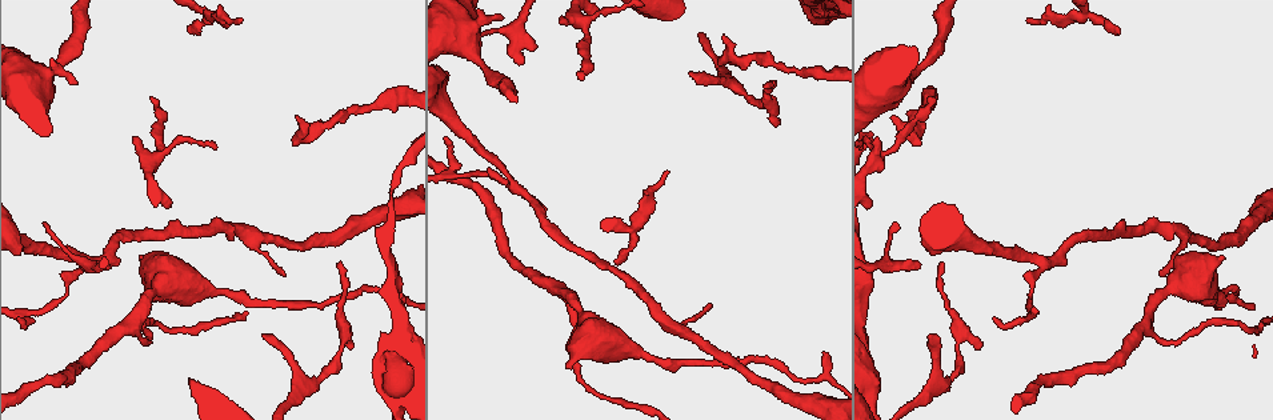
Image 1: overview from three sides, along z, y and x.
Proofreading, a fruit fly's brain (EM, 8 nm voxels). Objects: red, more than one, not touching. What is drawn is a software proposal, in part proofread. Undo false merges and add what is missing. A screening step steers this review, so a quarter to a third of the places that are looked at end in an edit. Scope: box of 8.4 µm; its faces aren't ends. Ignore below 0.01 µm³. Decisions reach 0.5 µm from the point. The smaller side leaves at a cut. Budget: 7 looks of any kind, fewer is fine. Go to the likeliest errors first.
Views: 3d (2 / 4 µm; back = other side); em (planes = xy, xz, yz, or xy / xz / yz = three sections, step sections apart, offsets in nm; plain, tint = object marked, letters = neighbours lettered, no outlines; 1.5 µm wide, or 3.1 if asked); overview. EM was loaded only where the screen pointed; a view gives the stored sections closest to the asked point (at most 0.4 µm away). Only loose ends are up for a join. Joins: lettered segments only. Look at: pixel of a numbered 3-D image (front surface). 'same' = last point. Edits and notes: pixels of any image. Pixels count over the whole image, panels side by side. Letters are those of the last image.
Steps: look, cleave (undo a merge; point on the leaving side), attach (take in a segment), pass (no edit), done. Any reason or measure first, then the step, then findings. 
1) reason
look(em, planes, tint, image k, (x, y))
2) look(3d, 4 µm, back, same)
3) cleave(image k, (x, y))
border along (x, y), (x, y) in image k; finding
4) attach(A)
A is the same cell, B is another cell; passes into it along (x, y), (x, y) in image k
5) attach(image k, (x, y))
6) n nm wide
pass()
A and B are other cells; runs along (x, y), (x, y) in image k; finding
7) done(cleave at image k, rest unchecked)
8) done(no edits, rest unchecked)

tapers out
look(3d, 4 µm, image 1, (581, 69))

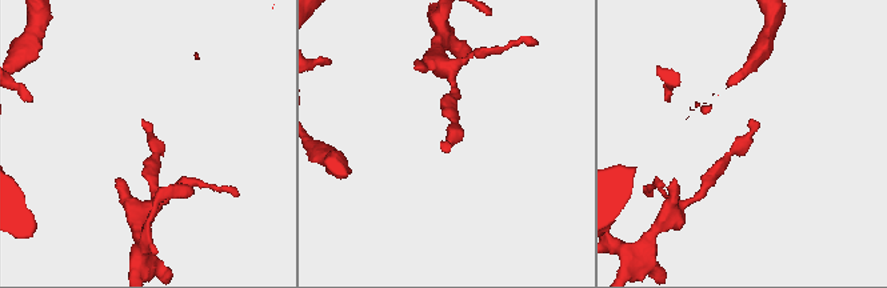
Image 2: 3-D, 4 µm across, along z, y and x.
now the EM
look(em, planes, letters, image 2, (141, 122))

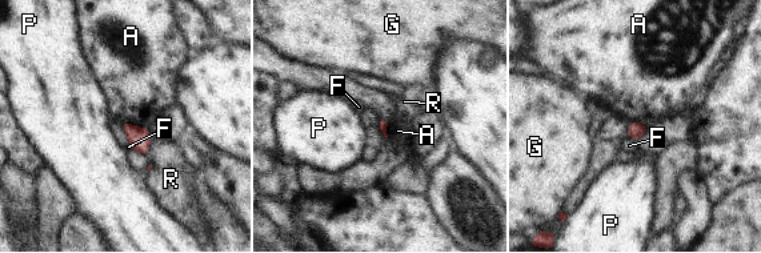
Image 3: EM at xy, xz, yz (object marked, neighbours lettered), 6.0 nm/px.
pass()
A, F, G, P and R are other cells; border along (123, 120), (147, 128) in image 3; no lettered segment goes on from it

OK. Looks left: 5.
branch stops here
look(em, planes, tint, image 1, (982, 346))

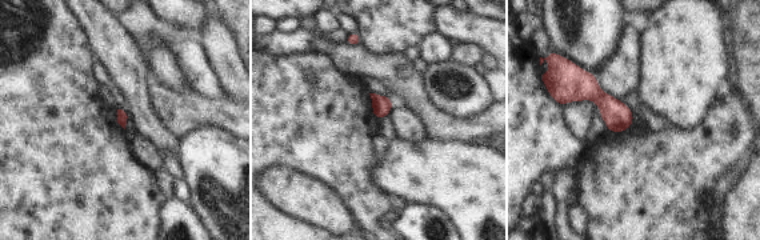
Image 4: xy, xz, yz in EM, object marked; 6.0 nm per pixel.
look(em, planes, letters, same)

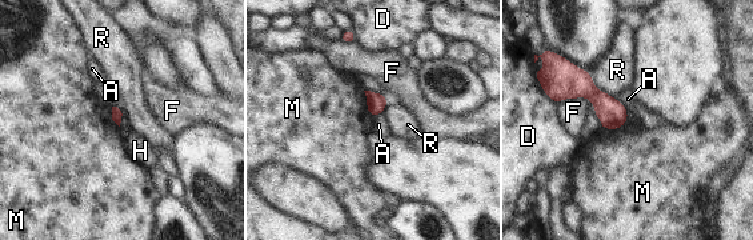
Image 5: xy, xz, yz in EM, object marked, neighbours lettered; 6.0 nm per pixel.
R touches over 260 nm
pass()
A, D, F, H, M and R are other cells; no lettered segment goes on from it

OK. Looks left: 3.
narrows sharply
look(em, planes, letters, image 1, (797, 69))

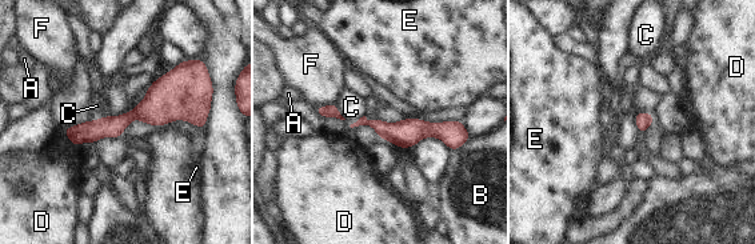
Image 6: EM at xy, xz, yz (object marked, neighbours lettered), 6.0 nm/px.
pass()
A, B, C, D, E and F are other cells; border along (334, 103), (346, 119) in image 6; continuous, no second neuron

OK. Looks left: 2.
done(no edits, rest unchecked)

